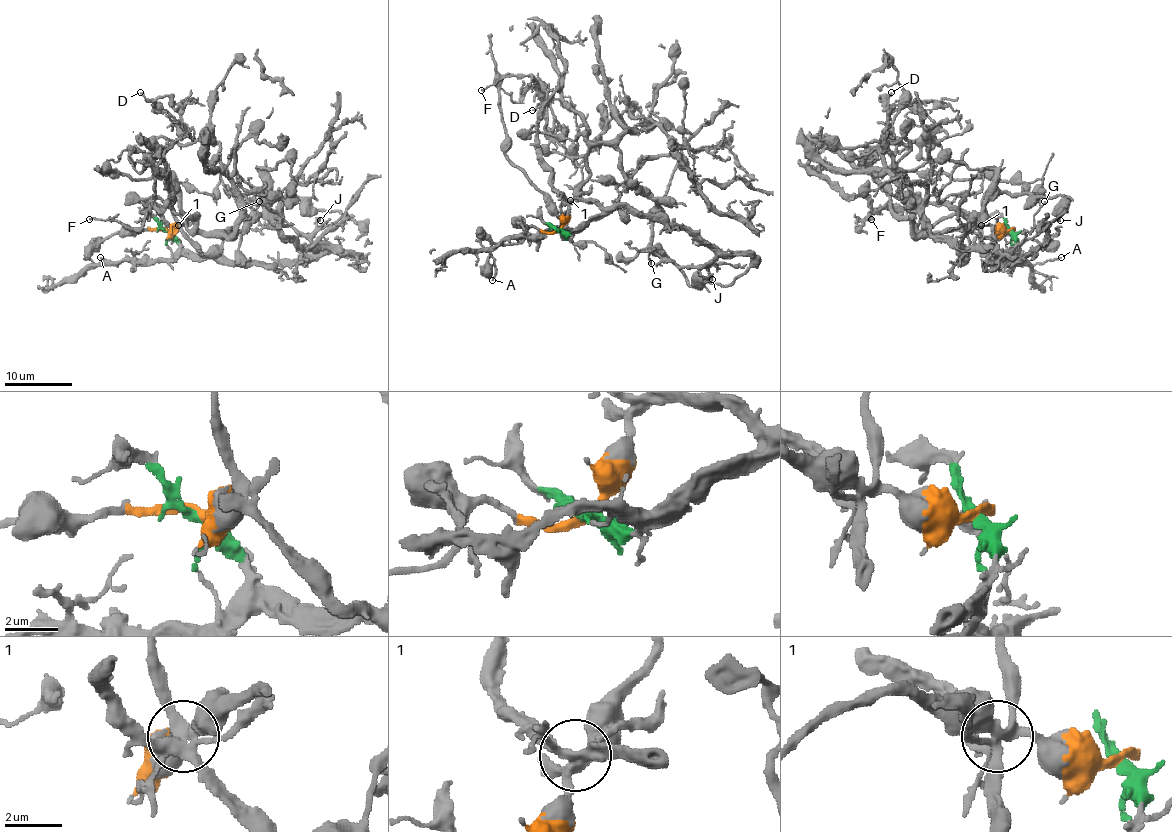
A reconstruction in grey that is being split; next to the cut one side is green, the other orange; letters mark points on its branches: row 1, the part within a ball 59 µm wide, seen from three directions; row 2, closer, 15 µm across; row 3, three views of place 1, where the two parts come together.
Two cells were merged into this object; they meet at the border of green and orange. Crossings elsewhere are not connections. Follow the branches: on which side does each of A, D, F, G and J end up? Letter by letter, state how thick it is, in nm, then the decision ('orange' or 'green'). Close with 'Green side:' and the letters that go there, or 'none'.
A: calibre 110 nm; green
D: calibre 110 nm; orange
F: calibre 110 nm; green
G: calibre 100 nm; green
J: calibre 260 nm; green
Green side: A, F, G, J

